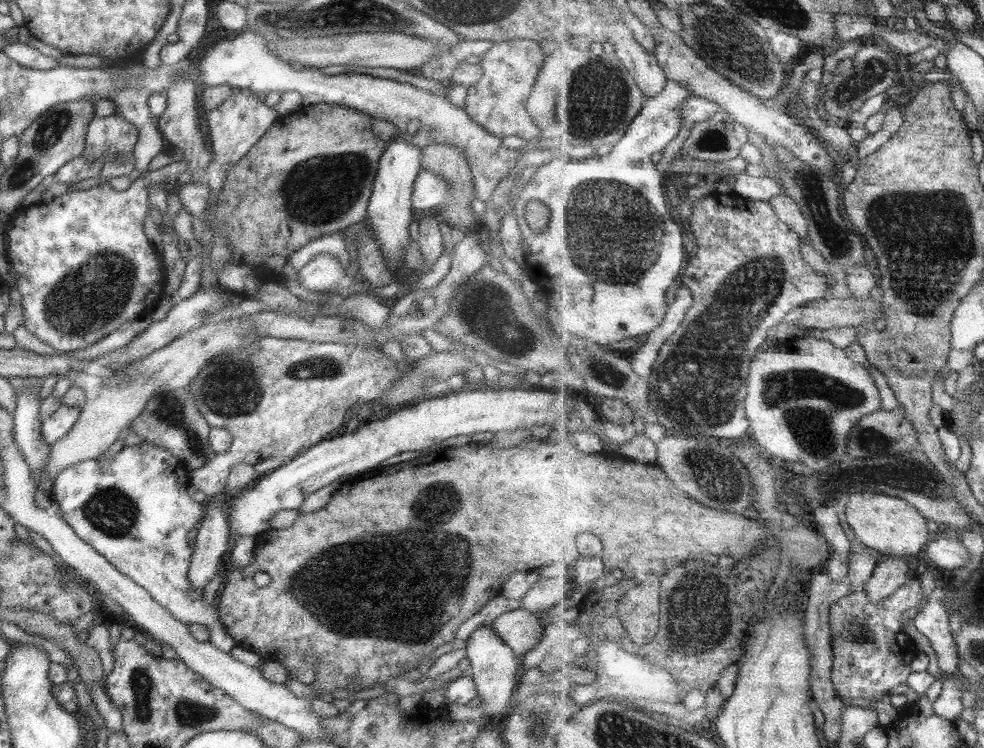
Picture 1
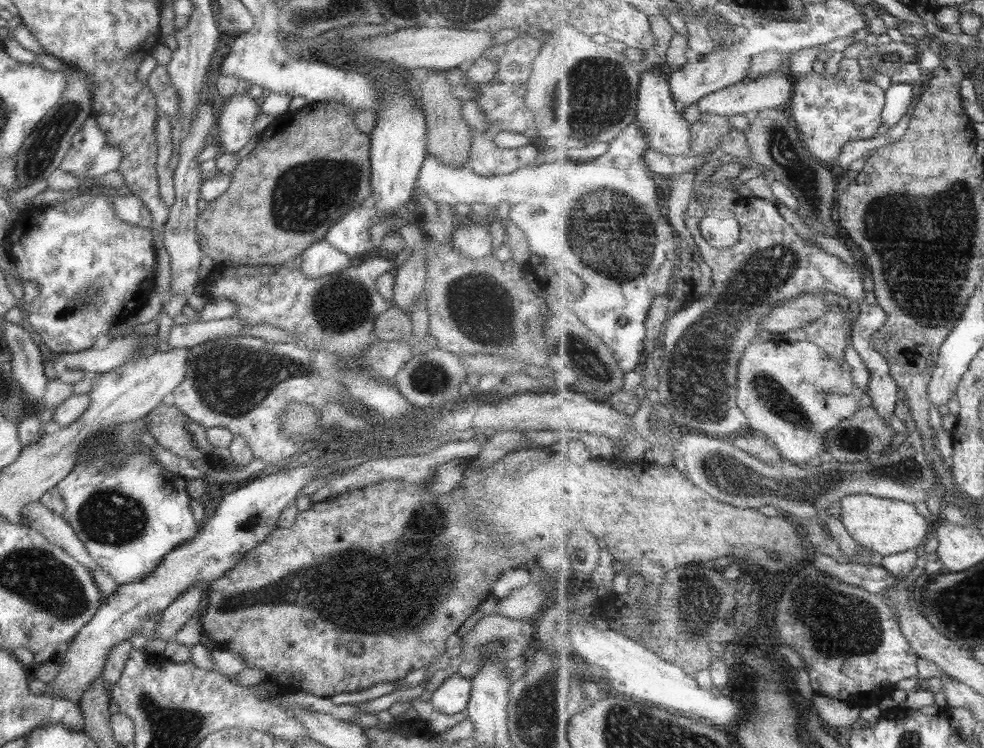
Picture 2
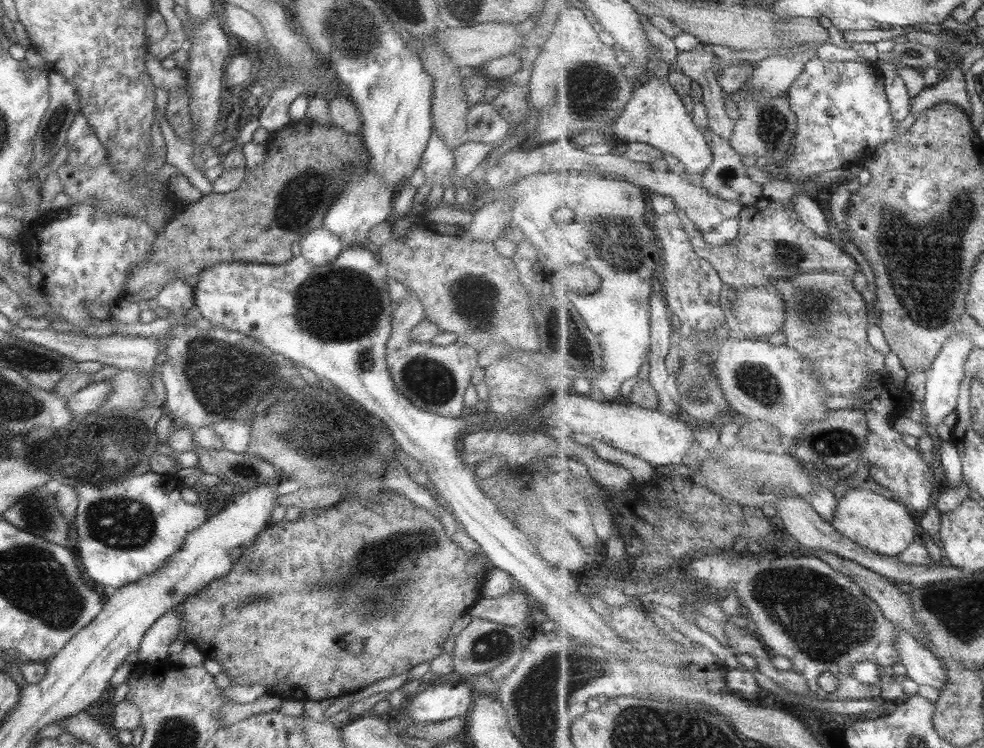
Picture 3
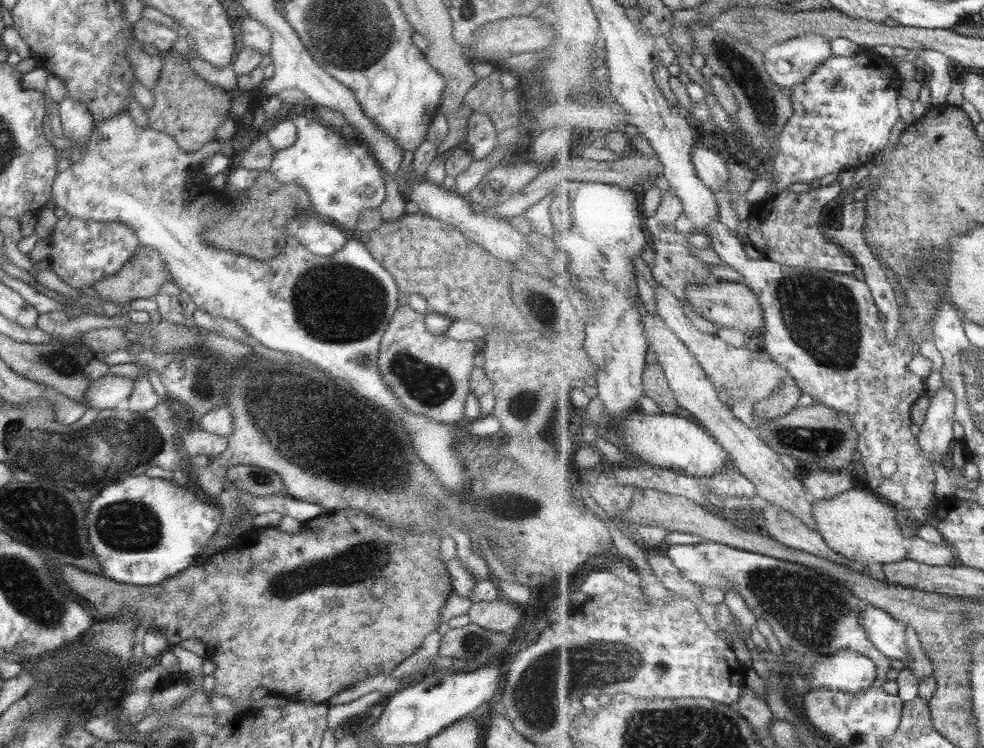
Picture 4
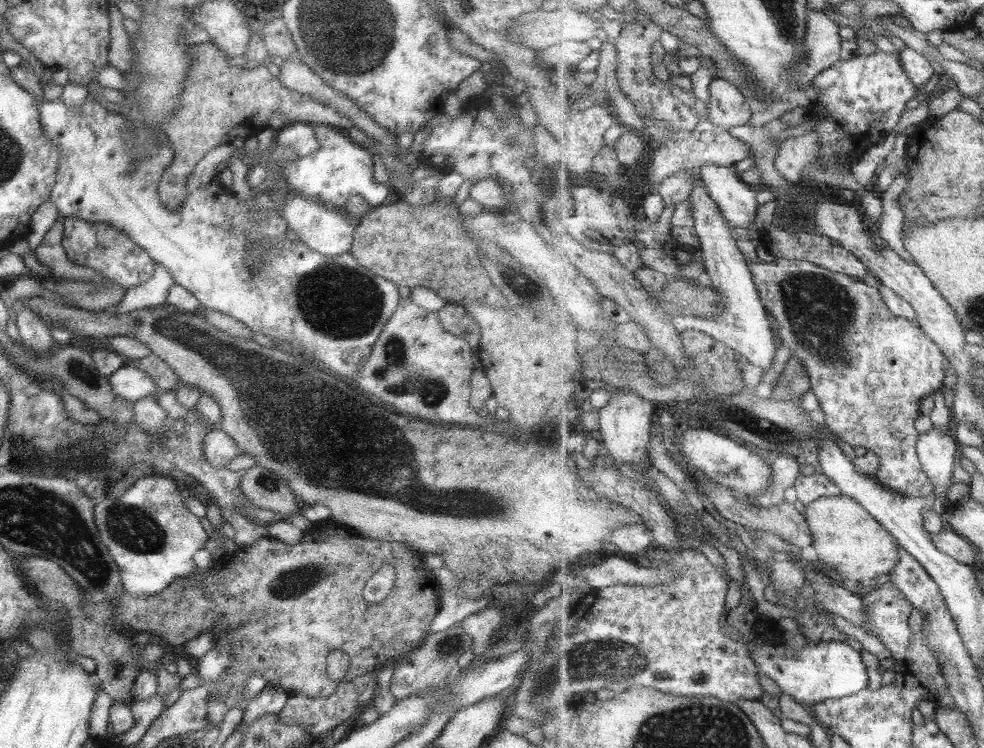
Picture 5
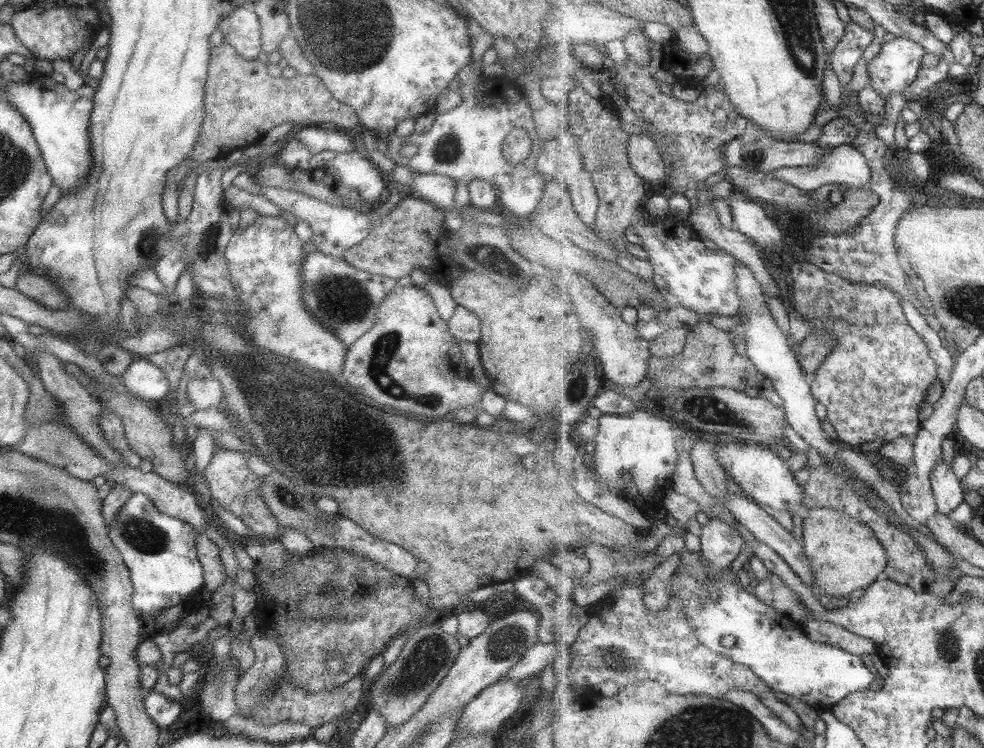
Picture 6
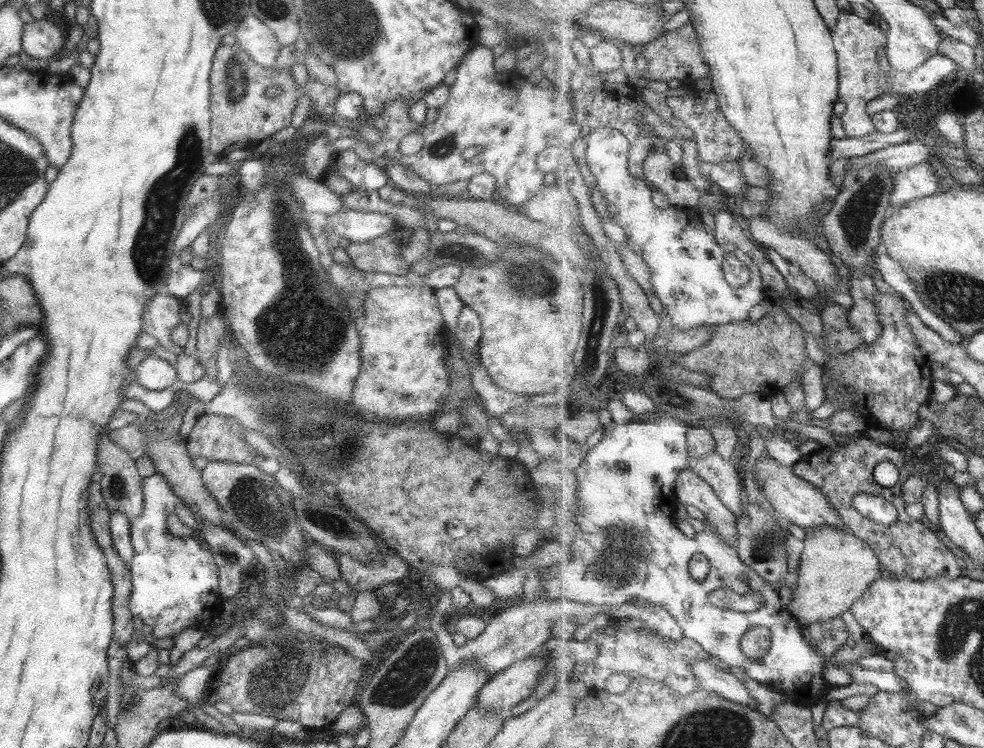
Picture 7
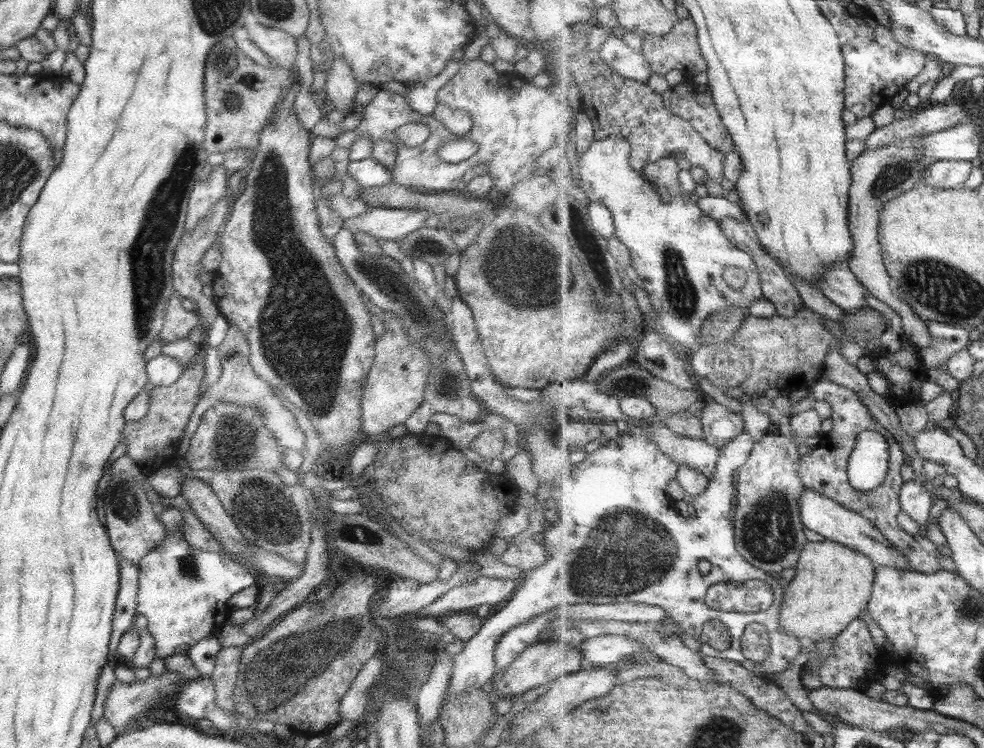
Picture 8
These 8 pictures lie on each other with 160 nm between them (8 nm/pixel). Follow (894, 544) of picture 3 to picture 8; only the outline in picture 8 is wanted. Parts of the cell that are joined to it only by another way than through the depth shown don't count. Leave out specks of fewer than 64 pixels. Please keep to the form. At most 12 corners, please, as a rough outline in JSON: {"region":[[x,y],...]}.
{"region":[[809,541],[780,621],[800,640],[859,619],[878,566],[860,550]]}

